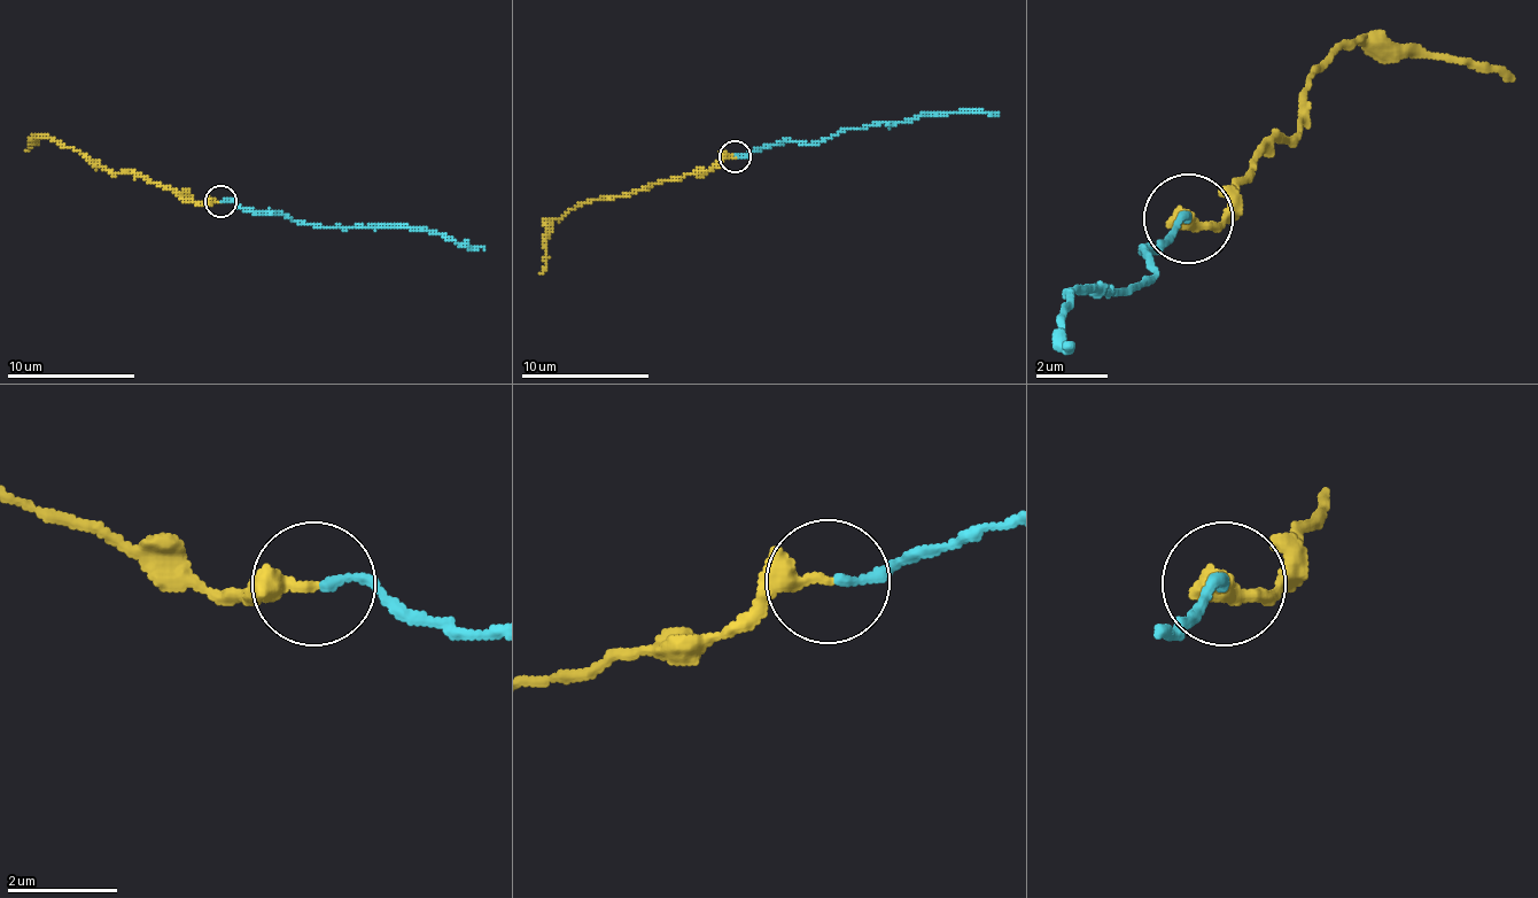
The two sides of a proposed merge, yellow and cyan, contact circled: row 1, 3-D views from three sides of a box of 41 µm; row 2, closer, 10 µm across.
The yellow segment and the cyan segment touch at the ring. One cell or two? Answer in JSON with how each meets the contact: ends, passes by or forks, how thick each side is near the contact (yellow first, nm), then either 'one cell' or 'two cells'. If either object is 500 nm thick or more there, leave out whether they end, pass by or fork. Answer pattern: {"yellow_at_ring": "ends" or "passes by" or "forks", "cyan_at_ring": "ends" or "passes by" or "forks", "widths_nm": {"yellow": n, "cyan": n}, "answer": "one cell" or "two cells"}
{"yellow_at_ring": "ends", "cyan_at_ring": "ends", "widths_nm": {"yellow": 320, "cyan": 170}, "answer": "one cell"}

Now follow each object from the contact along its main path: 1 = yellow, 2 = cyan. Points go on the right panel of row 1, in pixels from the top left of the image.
1: (1190, 221), (1217, 221), (1261, 149), (1288, 140), (1333, 51), (1368, 41), (1484, 60), (1512, 77)
2: (1190, 221), (1128, 292), (1074, 292), (1065, 354)

